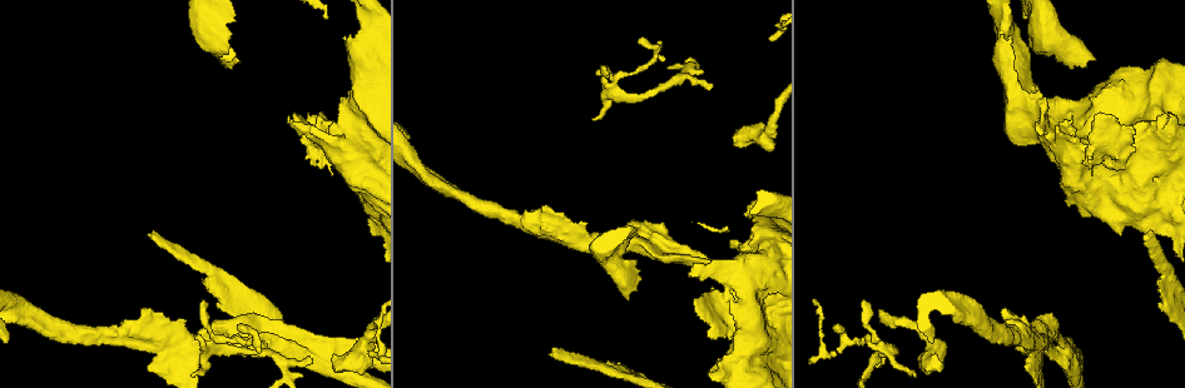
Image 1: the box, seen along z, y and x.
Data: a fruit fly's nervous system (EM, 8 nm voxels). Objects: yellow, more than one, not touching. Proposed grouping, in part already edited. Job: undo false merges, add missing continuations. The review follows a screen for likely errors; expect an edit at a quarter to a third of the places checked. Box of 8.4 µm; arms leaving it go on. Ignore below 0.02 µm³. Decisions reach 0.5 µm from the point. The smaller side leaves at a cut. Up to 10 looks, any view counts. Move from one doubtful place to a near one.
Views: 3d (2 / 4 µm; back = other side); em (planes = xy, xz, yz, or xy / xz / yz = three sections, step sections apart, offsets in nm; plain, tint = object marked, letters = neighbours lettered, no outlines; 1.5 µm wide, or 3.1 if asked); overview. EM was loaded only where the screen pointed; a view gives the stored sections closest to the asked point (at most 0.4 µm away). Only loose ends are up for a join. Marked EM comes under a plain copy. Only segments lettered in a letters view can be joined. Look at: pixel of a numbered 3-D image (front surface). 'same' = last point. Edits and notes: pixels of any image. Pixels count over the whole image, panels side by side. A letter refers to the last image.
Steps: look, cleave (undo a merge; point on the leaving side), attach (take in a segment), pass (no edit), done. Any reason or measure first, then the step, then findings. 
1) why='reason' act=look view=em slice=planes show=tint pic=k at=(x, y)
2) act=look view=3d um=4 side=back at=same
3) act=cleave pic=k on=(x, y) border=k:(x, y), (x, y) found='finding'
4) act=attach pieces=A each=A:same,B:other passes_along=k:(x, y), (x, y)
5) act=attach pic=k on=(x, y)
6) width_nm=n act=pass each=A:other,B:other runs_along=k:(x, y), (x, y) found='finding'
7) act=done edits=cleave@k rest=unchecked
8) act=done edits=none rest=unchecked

why='sudden change in width' act=look view=em slice=yz step=8 show=tint pic=1 at=(185, 347)

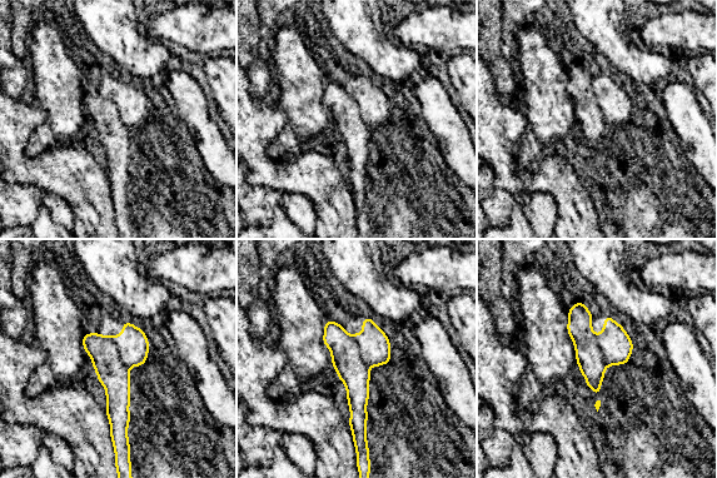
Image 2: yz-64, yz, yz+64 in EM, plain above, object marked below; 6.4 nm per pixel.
why='what lies round it' act=look view=em slice=yz step=8 show=letters at=same

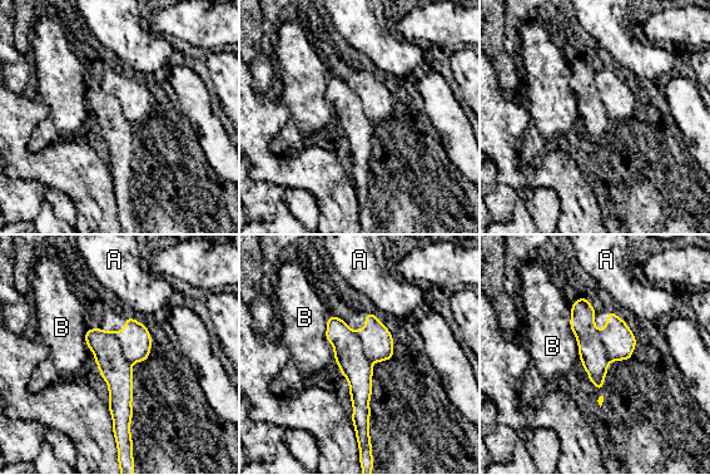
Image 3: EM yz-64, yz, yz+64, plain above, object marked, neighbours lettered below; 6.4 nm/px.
act=cleave pic=3 on=(114, 367) each=A:other,B:other border=3:(104, 331), (118, 341), (130, 364) found='two neurons meet here'

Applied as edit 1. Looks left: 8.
why='thin end' act=look view=3d um=2 pic=1 at=(885, 358)

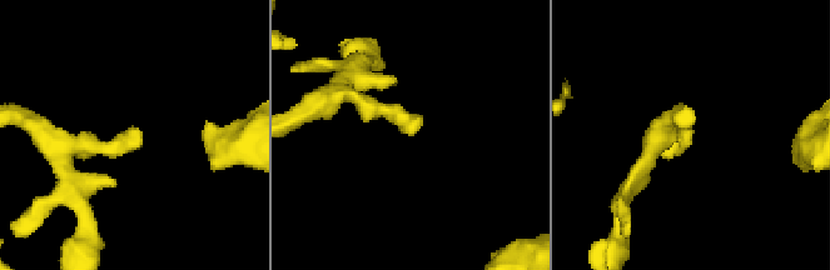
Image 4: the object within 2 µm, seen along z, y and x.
why='need the tissue' act=look view=em slice=xz step=4 show=tint pic=4 at=(688, 132)

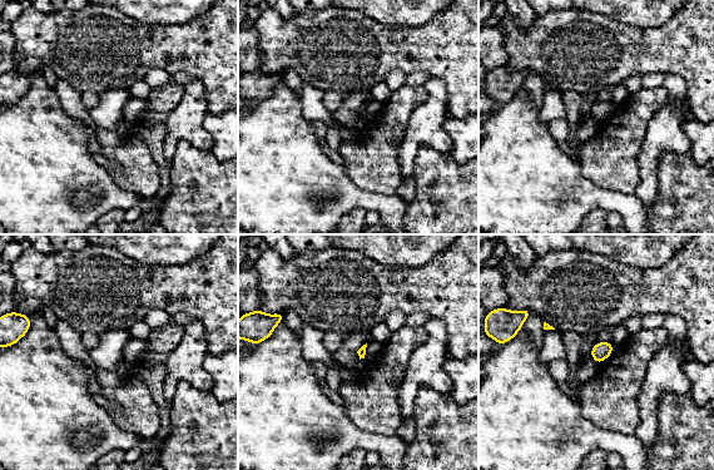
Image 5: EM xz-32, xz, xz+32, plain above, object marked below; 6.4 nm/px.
act=look view=em slice=planes show=letters at=same

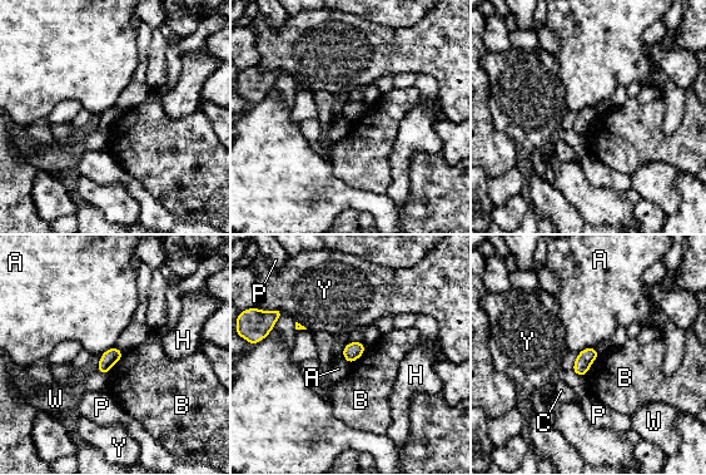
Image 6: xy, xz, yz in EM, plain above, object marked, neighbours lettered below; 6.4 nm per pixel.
act=pass each=A:other,B:other,C:other,H:other,P:other,W:other,Y:other border=6:(351, 341), (343, 349), (348, 362) found='no lettered segment goes on from it'

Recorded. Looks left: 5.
why='free end' act=look view=em slice=planes show=tint pic=1 at=(627, 298)

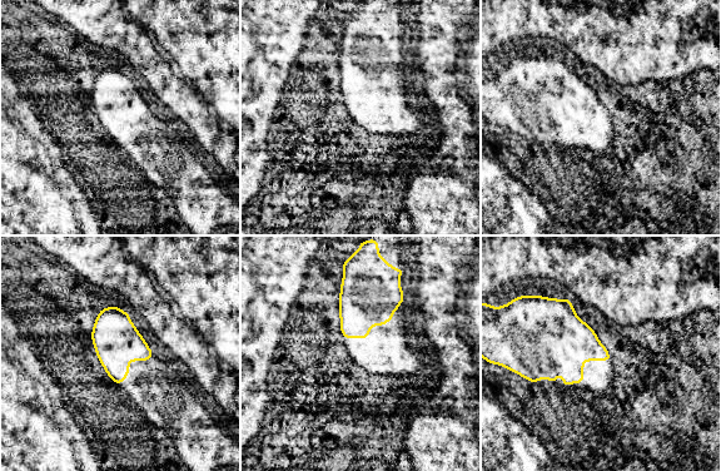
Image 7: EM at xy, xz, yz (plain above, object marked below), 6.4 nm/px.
why='see the neighbours' act=look view=em slice=planes show=letters at=same

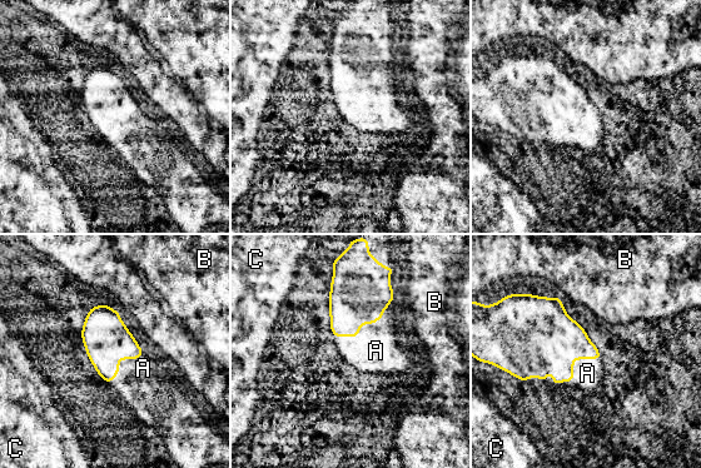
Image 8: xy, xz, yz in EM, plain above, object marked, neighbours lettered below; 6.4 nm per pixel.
act=attach pieces=A each=A:same,B:other,C:other passes_along=8:(359, 290), (361, 324), (376, 350) found='the neuron continues'

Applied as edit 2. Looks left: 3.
act=done edits=cleave@3,attach@8 rest=unchecked

